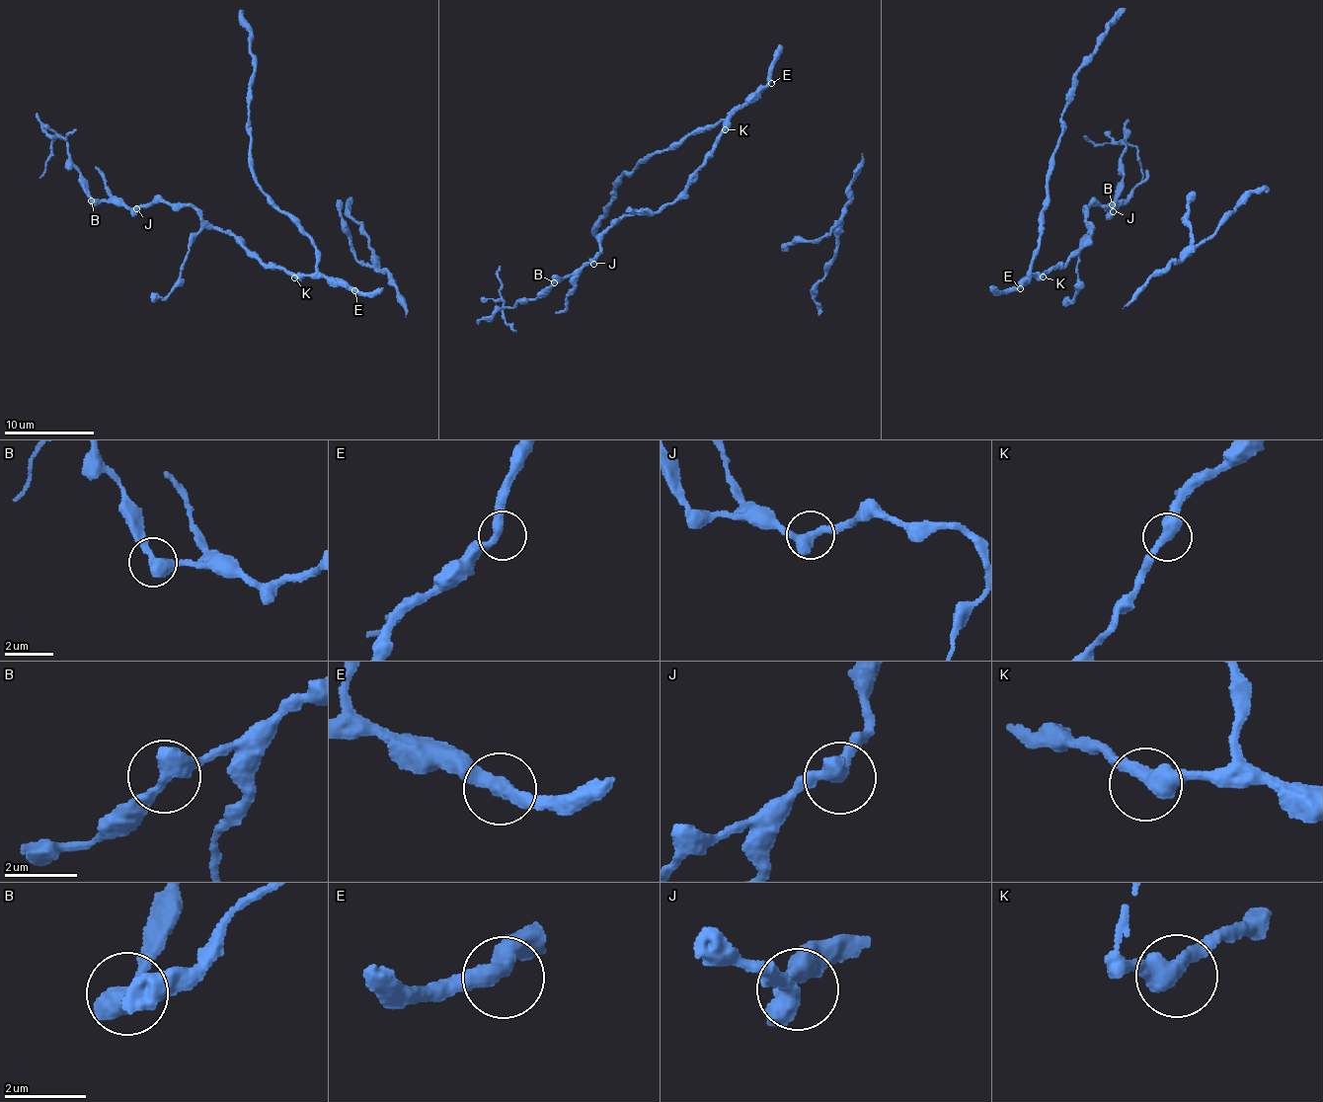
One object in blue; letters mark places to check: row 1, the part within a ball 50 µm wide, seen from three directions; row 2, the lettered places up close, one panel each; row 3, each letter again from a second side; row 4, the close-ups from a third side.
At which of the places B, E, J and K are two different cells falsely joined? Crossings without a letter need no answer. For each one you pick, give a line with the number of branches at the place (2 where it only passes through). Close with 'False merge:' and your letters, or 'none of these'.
B: 2 branches meet
False merge: B

